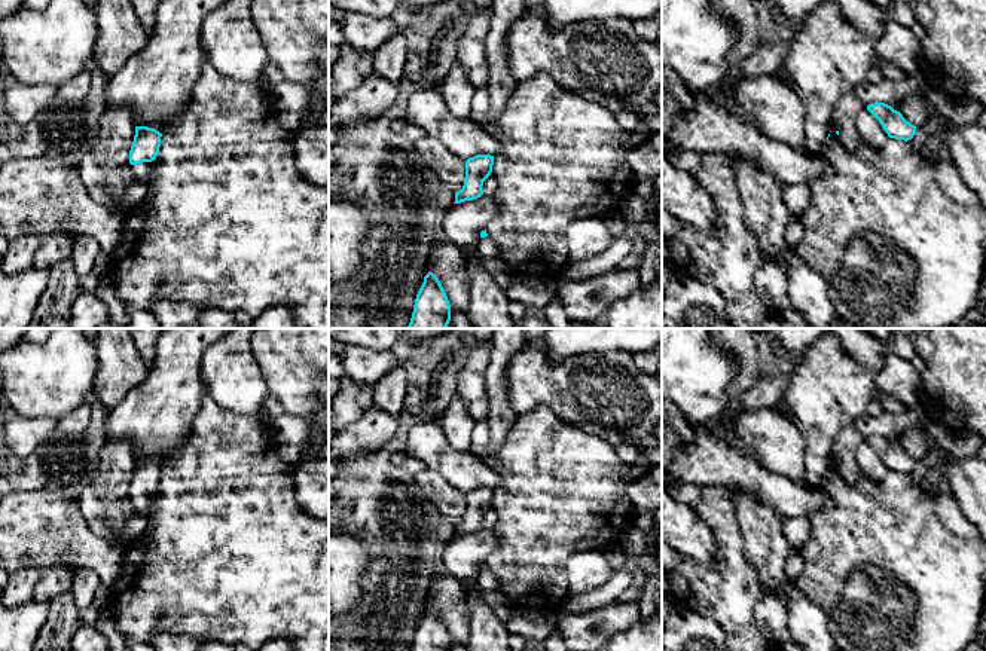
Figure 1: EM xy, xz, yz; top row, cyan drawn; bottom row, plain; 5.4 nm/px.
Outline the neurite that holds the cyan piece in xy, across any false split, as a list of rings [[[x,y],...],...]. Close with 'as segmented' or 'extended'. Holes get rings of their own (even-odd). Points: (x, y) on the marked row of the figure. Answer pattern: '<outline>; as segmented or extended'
[[[135,126],[129,163],[135,180],[147,181],[159,153],[162,134],[153,128]]]; extended

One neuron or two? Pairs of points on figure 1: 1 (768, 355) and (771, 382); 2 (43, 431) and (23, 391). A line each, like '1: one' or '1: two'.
1: one
2: two

